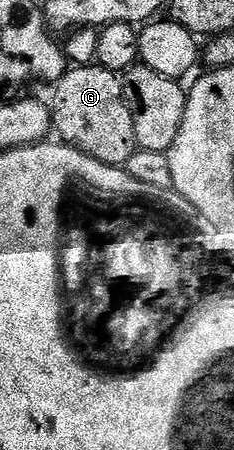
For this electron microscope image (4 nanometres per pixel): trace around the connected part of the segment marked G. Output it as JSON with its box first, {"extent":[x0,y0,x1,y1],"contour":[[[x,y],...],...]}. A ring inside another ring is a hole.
{"extent":[49,66,135,165],"contour":[[[98,66],[72,67],[60,80],[54,81],[55,97],[49,100],[54,131],[58,139],[81,150],[97,162],[126,165],[135,151],[133,114],[125,102],[123,81],[116,73]]]}

